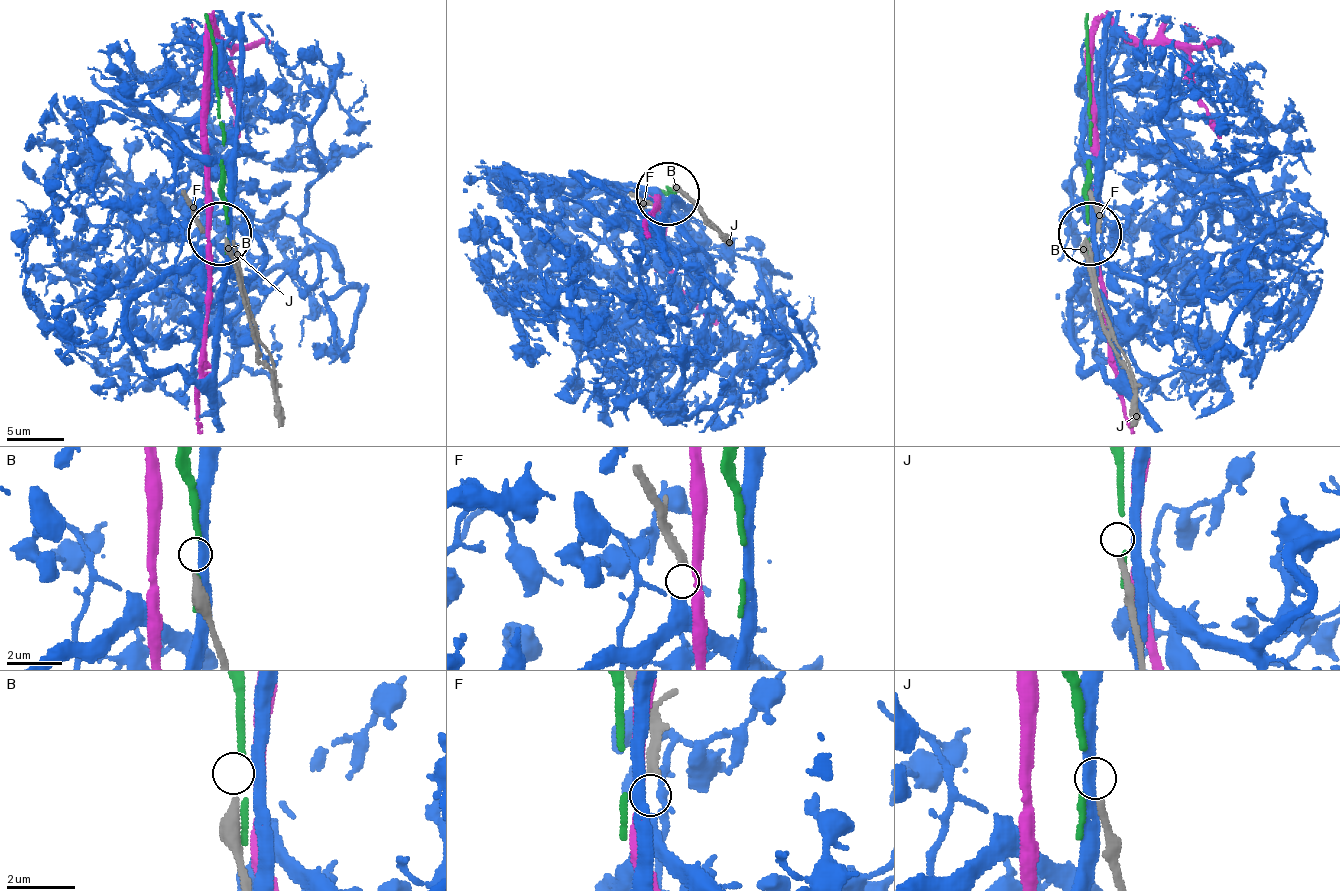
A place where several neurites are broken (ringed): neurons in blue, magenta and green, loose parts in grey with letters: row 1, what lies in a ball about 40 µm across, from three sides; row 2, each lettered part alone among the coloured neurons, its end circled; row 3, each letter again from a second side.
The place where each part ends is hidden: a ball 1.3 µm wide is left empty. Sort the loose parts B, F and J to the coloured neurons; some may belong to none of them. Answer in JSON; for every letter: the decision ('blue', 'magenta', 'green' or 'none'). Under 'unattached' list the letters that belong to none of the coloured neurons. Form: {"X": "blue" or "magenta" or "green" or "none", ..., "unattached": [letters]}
{"B": "none", "F": "blue", "J": "none", "unattached": ["B", "J"]}

